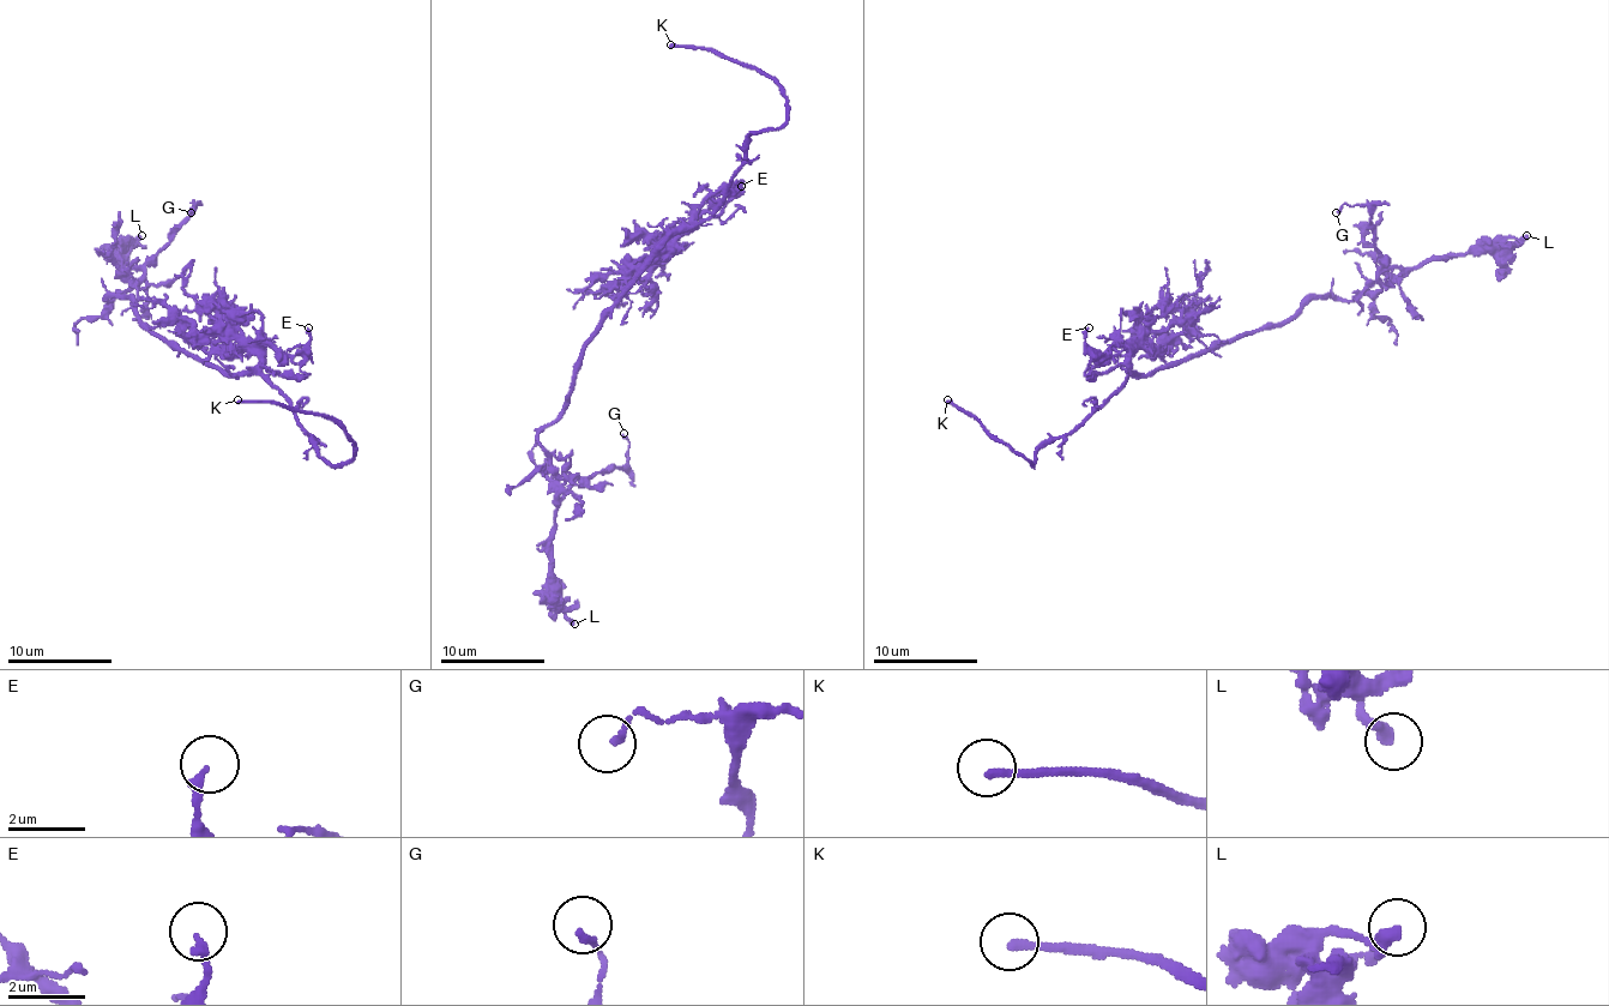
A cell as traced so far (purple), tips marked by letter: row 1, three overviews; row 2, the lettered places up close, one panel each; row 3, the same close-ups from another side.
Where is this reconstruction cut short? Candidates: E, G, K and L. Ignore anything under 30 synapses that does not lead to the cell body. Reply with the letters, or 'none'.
K

